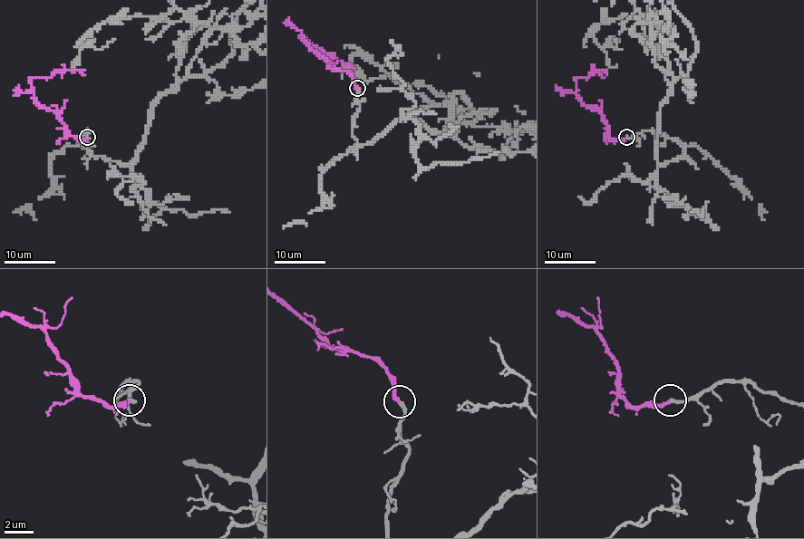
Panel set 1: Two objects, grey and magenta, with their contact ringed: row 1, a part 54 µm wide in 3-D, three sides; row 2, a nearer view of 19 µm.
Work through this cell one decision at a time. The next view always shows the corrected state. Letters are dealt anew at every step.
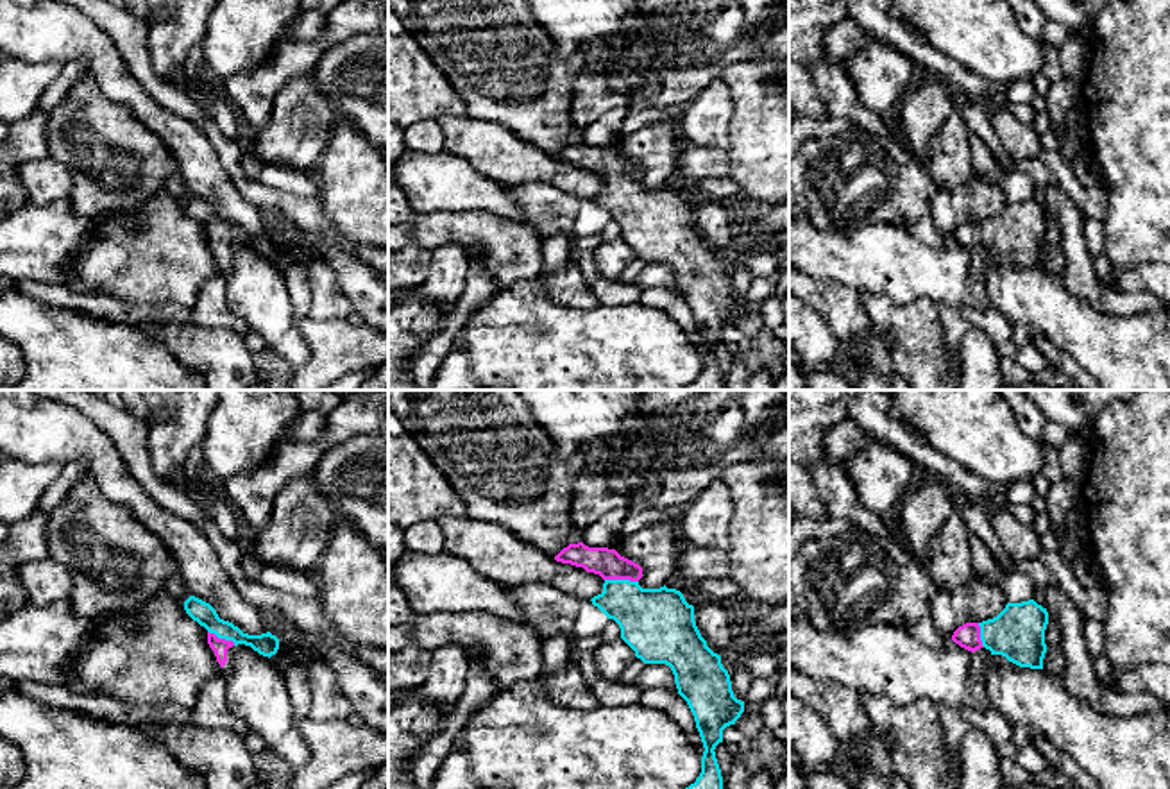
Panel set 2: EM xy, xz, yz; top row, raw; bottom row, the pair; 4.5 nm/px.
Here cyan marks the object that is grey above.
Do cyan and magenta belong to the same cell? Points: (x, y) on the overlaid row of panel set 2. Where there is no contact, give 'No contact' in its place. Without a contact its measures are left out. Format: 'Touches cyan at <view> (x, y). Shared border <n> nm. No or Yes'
Touches cyan at xz (621, 580). Shared border 150 nm. Yes

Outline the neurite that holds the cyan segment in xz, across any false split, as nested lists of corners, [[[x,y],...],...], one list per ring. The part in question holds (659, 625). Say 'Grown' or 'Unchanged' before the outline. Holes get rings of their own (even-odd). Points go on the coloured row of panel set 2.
Grown. [[[569,544],[556,562],[599,574],[603,592],[590,601],[621,628],[621,639],[644,664],[666,664],[674,674],[678,694],[687,701],[703,742],[701,773],[685,789],[723,789],[716,746],[723,730],[744,712],[732,691],[721,657],[701,637],[694,607],[676,589],[642,589],[642,567],[615,549]]]

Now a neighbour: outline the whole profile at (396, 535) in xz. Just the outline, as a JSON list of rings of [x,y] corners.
[[[388,522],[388,567],[404,553],[404,531]]]

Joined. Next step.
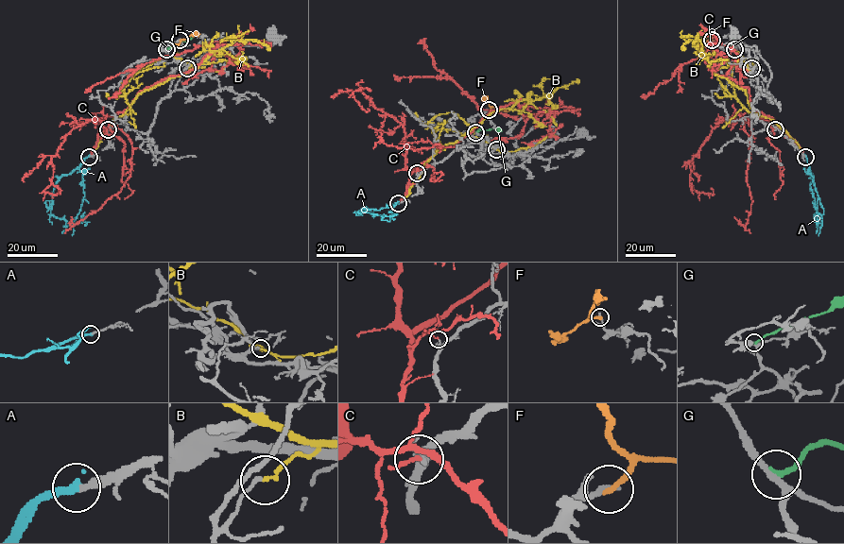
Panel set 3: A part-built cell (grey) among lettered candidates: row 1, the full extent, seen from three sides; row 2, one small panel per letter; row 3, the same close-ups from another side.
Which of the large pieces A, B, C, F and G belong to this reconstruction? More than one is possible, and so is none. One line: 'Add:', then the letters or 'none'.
Add: A

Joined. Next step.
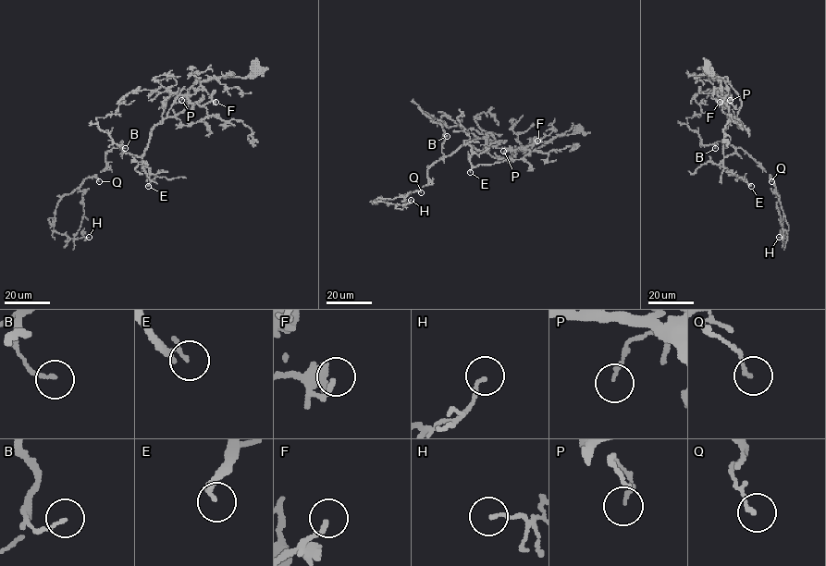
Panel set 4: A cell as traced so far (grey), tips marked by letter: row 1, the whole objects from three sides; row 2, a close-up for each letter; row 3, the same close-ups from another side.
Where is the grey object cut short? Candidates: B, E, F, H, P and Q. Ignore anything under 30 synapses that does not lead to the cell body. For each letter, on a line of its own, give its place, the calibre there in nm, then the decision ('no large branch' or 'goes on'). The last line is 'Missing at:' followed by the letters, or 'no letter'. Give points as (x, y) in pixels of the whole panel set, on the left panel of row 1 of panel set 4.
B: at (125, 148); 110 nm thick; no large branch
E: at (148, 186); 150 nm thick; goes on
F: at (215, 102); 150 nm thick; no large branch
H: at (89, 237); 120 nm thick; no large branch
P: at (181, 100); 130 nm thick; no large branch
Q: at (99, 181); 130 nm thick; no large branch
Missing at: E

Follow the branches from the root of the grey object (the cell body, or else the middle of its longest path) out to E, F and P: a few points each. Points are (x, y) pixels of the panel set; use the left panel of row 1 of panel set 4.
E: (255, 67), (244, 78), (197, 81), (189, 92), (187, 106), (153, 129), (142, 157), (150, 169), (148, 186)
F: (255, 67), (244, 78), (197, 81), (175, 116), (191, 126), (208, 116), (203, 104), (215, 102)
P: (255, 67), (244, 78), (197, 81), (189, 92), (187, 106), (163, 119), (166, 100), (186, 94), (181, 100)

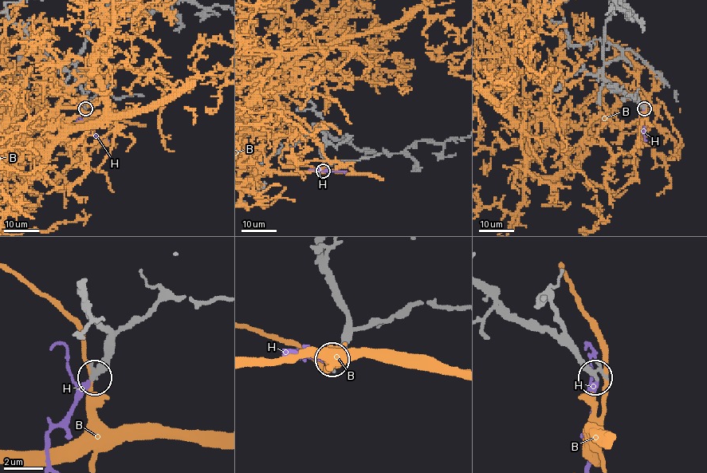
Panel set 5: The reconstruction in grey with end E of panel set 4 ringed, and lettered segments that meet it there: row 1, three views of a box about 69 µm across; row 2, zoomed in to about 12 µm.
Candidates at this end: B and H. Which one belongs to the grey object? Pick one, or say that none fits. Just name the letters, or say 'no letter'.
no letter

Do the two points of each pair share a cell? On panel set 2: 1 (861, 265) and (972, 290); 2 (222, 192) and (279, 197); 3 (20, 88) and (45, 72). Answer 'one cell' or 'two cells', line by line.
1: one cell
2: two cells
3: one cell

